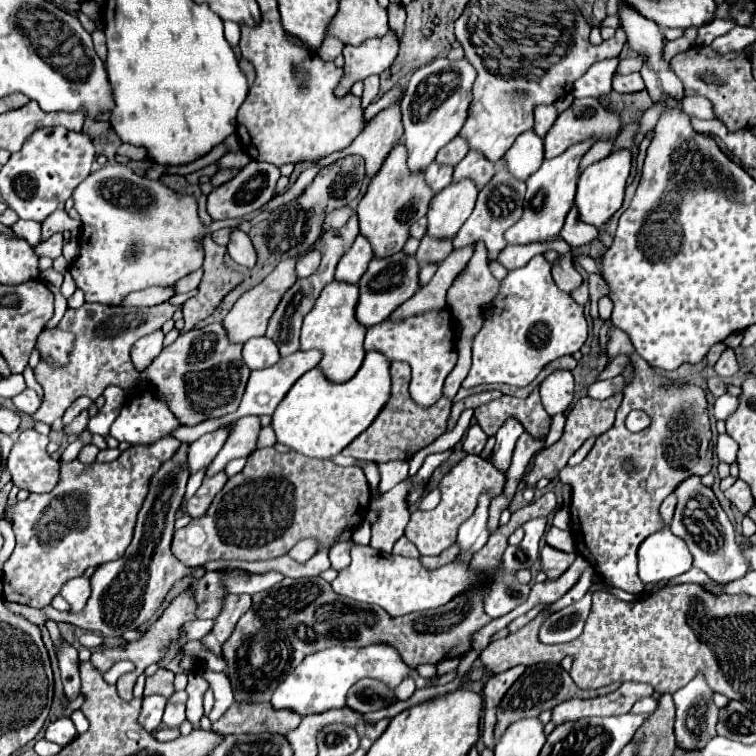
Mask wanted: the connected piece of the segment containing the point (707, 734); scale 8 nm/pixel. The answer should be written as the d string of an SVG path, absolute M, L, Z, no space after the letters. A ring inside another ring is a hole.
M698 675L686 687L678 689L672 697L676 703L676 723L674 723L676 743L680 743L680 747L704 747L704 743L712 739L712 735L716 735L714 725L718 707L712 703L712 689L706 685L704 677Z

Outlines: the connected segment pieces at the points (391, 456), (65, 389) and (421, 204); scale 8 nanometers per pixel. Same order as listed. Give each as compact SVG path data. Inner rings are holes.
M394 361L390 365L390 375L392 375L392 391L390 391L388 403L384 405L380 415L374 419L372 427L368 427L368 431L364 431L364 435L360 435L360 439L356 439L356 443L352 443L352 447L346 447L342 451L342 455L350 455L350 457L356 457L356 459L364 459L364 461L368 459L368 461L374 461L374 463L386 463L386 461L394 461L394 459L410 459L416 451L420 451L420 427L416 427L416 421L420 425L420 417L428 417L430 413L432 413L430 417L442 417L438 413L438 407L420 409L412 401L412 397L408 393L408 385L410 385L408 363Z
M84 303L78 309L68 309L58 323L62 331L74 333L74 347L70 351L70 361L66 365L40 363L34 367L36 381L44 387L44 401L40 409L32 415L36 421L44 421L52 425L56 419L64 415L68 405L76 397L90 397L92 401L102 395L108 385L118 385L122 389L134 387L138 379L138 371L130 359L130 347L142 335L160 329L164 321L168 321L178 307L170 303L160 303L156 307L112 307L102 303Z
M404 145L396 147L396 151L392 151L392 155L388 155L388 159L384 161L380 175L376 175L376 179L372 179L372 183L368 185L368 191L360 199L356 209L360 221L360 233L370 241L376 259L386 259L402 251L404 243L410 237L408 235L410 223L426 215L432 197L434 193L432 189L428 189L424 175L412 175L412 171L408 171Z

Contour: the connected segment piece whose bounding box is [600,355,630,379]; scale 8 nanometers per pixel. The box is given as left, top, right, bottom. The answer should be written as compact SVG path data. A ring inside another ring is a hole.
M618 355L618 357L612 359L612 361L606 365L606 369L600 373L600 379L612 379L612 377L620 375L626 365L630 365L628 357L626 357L626 355Z

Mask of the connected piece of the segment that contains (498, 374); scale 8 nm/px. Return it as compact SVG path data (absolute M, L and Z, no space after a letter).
M536 255L524 267L508 271L500 281L496 297L502 299L492 307L492 313L486 315L482 329L472 339L472 369L464 387L480 383L526 387L546 363L562 355L572 355L586 343L588 321L584 317L584 307L556 287L550 269L552 265L544 255Z

